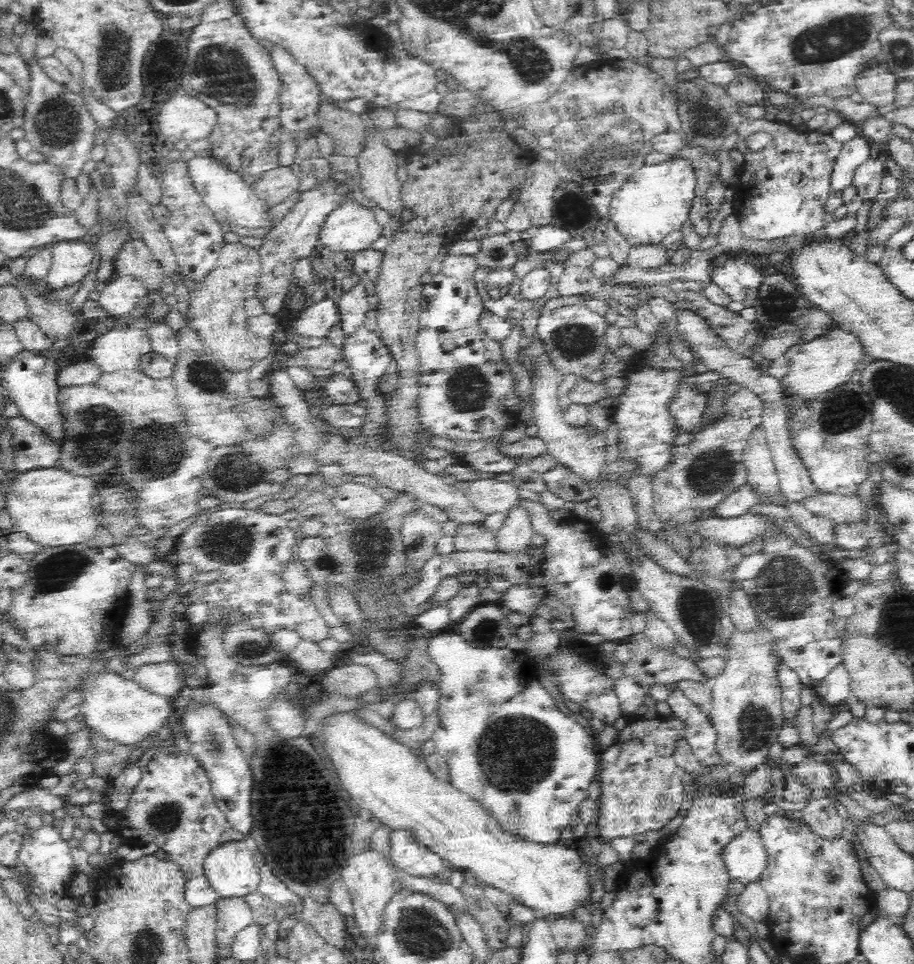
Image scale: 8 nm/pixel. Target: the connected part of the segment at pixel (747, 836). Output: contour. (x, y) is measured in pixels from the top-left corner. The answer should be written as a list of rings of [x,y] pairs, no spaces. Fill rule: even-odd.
[[[748,828],[732,839],[722,850],[722,860],[731,880],[737,880],[741,884],[750,882],[759,883],[760,875],[767,866],[767,850],[763,845],[759,832]]]

